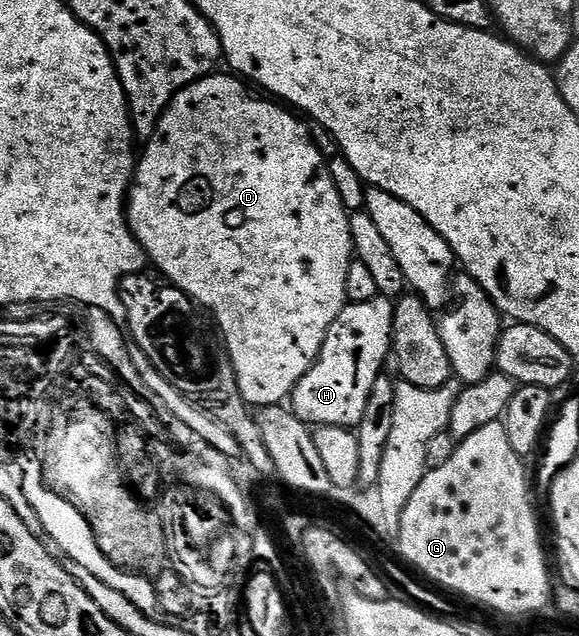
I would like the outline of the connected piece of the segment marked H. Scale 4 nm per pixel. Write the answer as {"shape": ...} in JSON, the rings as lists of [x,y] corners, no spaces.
{"shape":[[[378,297],[362,303],[346,302],[345,308],[331,325],[321,346],[321,355],[291,396],[291,410],[313,427],[339,425],[356,429],[363,421],[371,385],[383,374],[381,367],[391,355],[393,346],[393,305],[389,297]]]}

